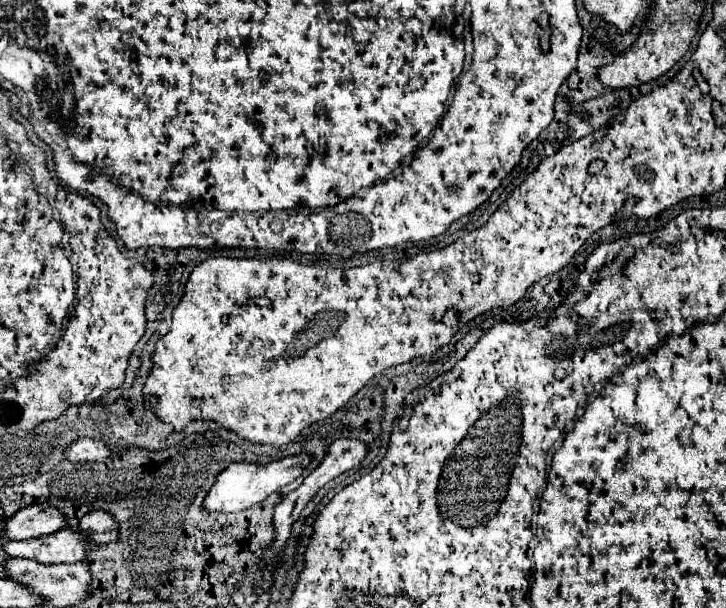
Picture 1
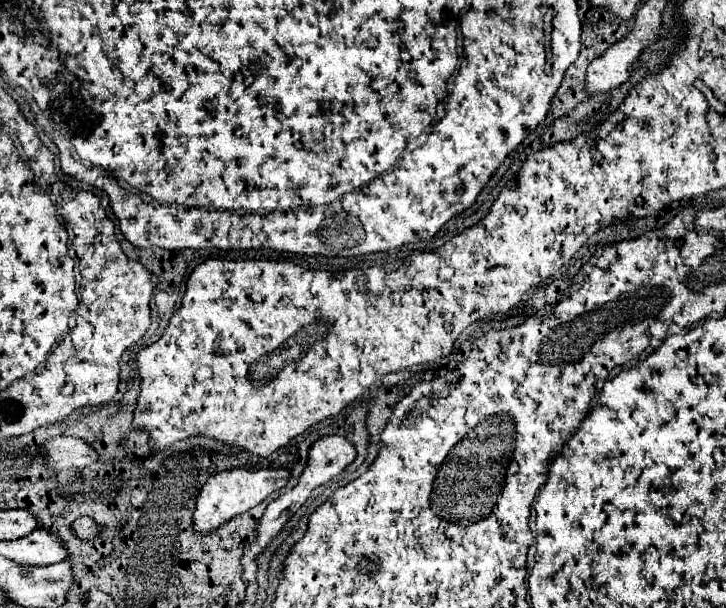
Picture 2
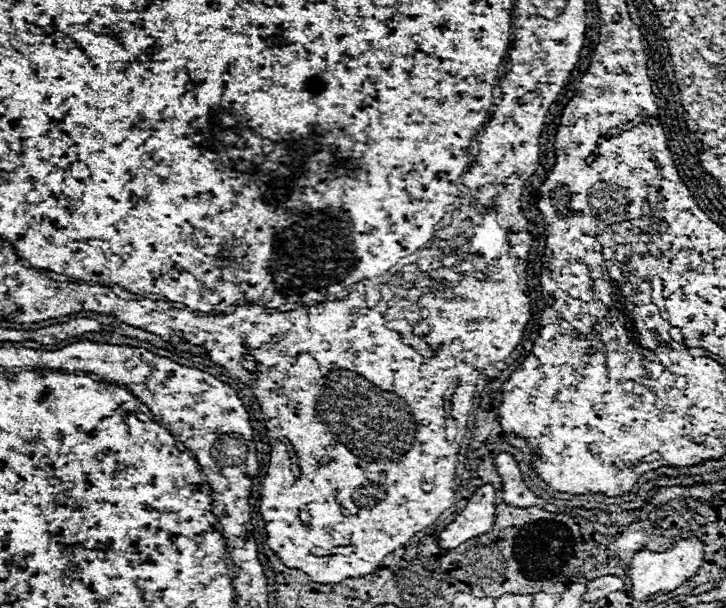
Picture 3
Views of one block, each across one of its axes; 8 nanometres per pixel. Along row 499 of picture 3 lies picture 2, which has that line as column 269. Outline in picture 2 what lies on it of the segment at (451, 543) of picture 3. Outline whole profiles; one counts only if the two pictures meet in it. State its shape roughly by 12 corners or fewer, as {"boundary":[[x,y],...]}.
{"boundary":[[286,468],[230,470],[204,484],[194,532],[208,534],[286,486]]}

